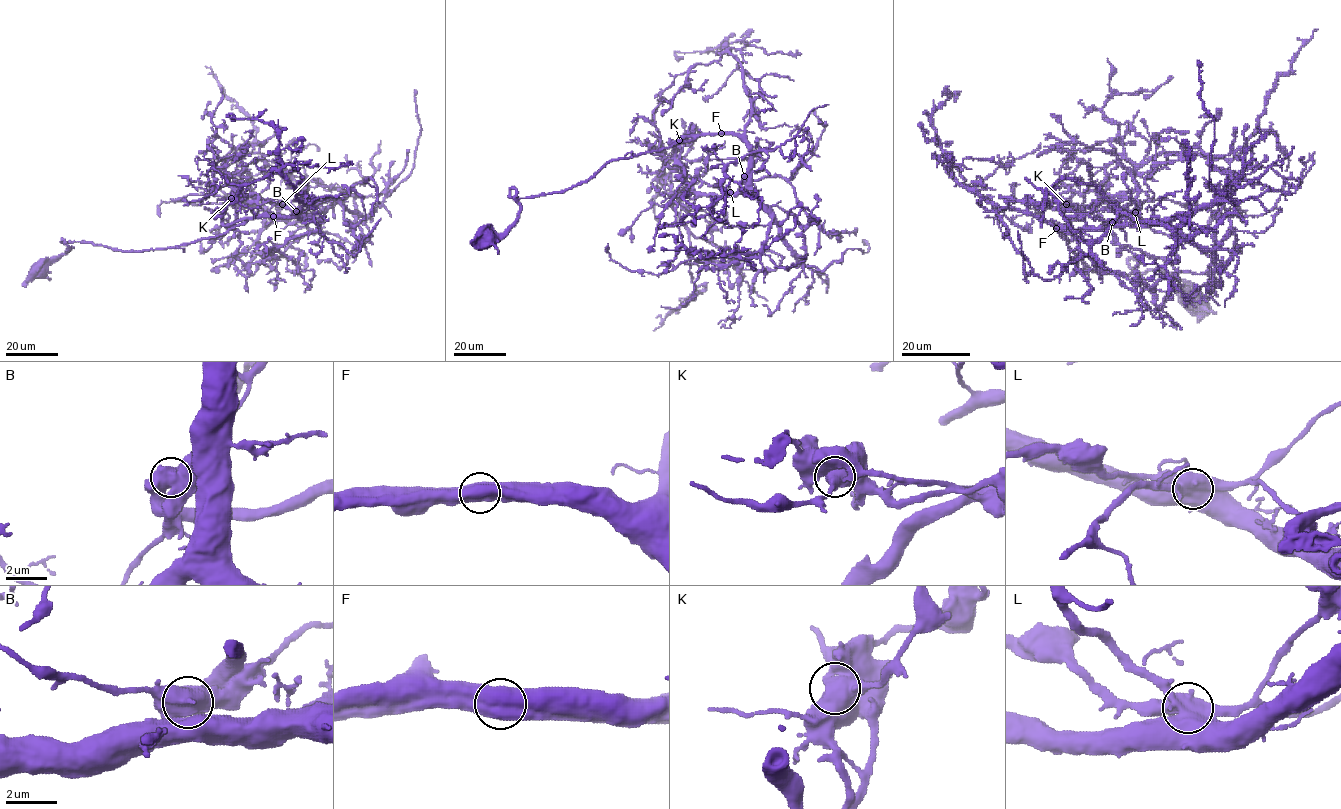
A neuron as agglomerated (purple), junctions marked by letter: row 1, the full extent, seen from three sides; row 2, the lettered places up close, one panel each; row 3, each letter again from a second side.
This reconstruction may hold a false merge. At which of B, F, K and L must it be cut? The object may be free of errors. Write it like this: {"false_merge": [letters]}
{"false_merge": ["B"]}

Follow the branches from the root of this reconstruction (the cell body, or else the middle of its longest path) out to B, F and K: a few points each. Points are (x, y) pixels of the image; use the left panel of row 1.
B: (38, 270), (72, 247), (62, 239), (123, 251), (168, 248), (252, 218), (301, 217), (296, 211)
F: (38, 270), (72, 247), (68, 250), (62, 239), (146, 251), (217, 237), (248, 220), (273, 217)
K: (38, 270), (72, 247), (62, 239), (146, 251), (217, 237), (247, 219), (223, 224), (231, 198)

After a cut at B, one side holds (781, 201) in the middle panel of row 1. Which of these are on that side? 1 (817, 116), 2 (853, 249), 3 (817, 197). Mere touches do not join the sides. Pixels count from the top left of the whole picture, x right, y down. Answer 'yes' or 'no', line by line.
1: no
2: yes
3: yes

